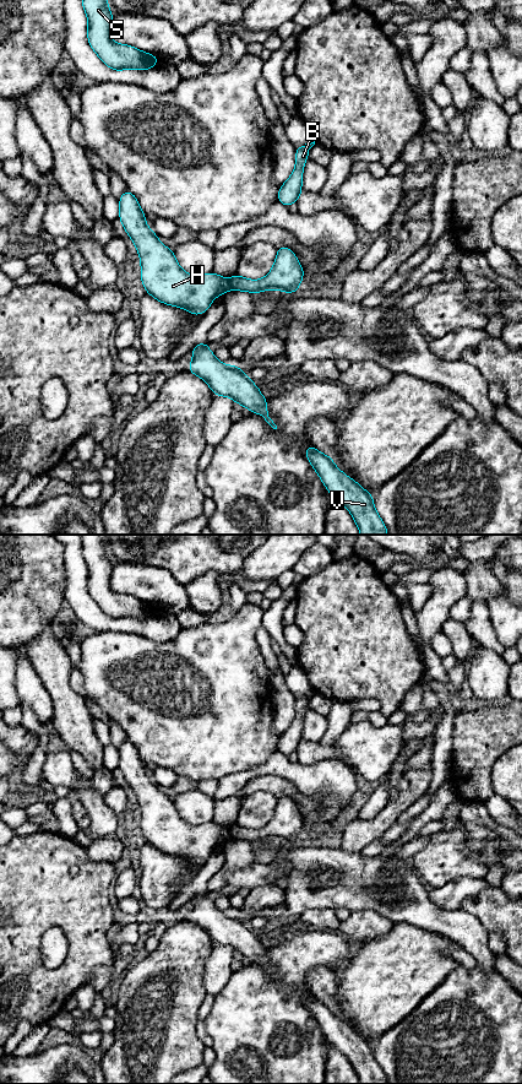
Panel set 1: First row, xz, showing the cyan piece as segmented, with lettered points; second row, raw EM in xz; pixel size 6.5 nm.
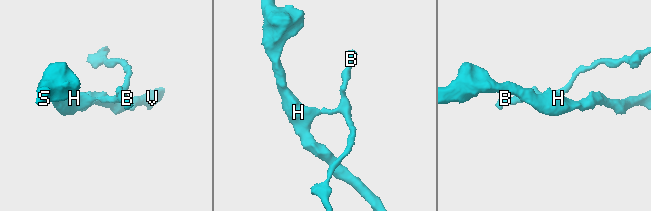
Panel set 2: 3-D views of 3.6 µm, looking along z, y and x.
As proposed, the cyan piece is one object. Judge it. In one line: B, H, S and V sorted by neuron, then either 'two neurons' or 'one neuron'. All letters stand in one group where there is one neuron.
B / H S V | two neurons

